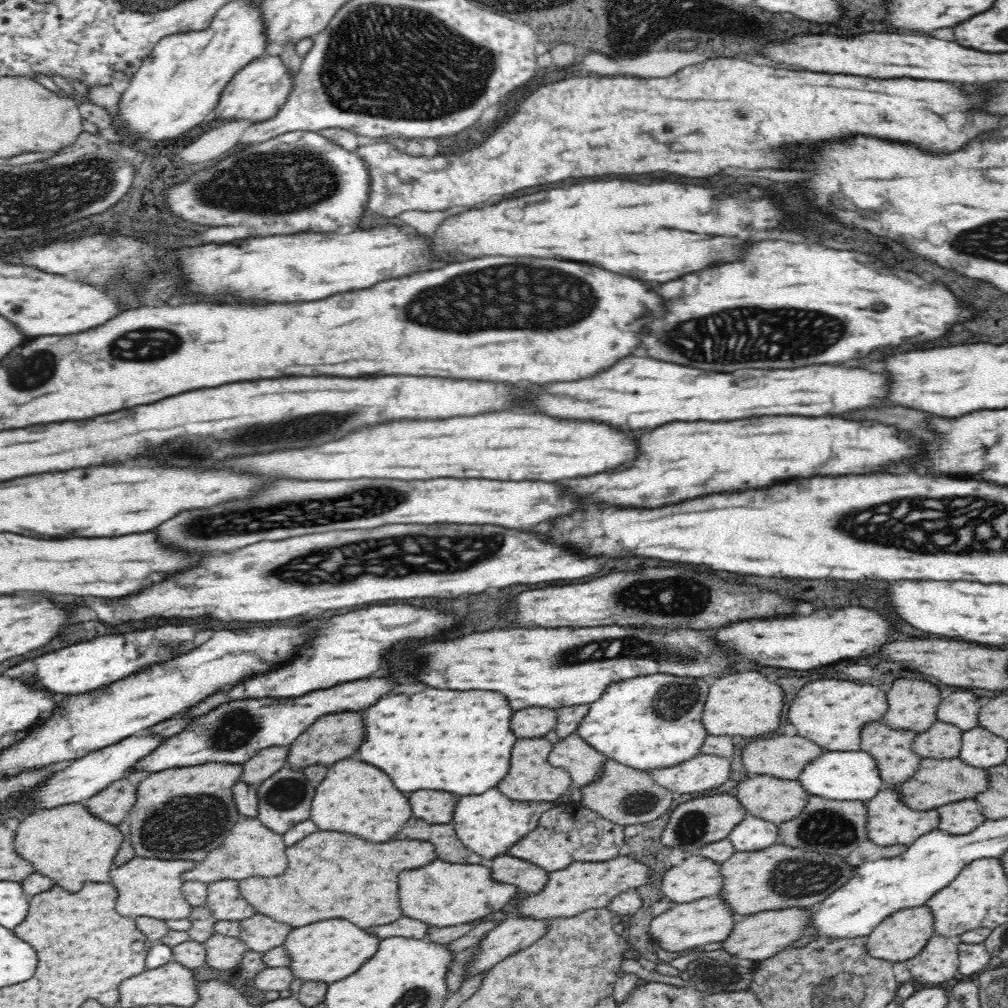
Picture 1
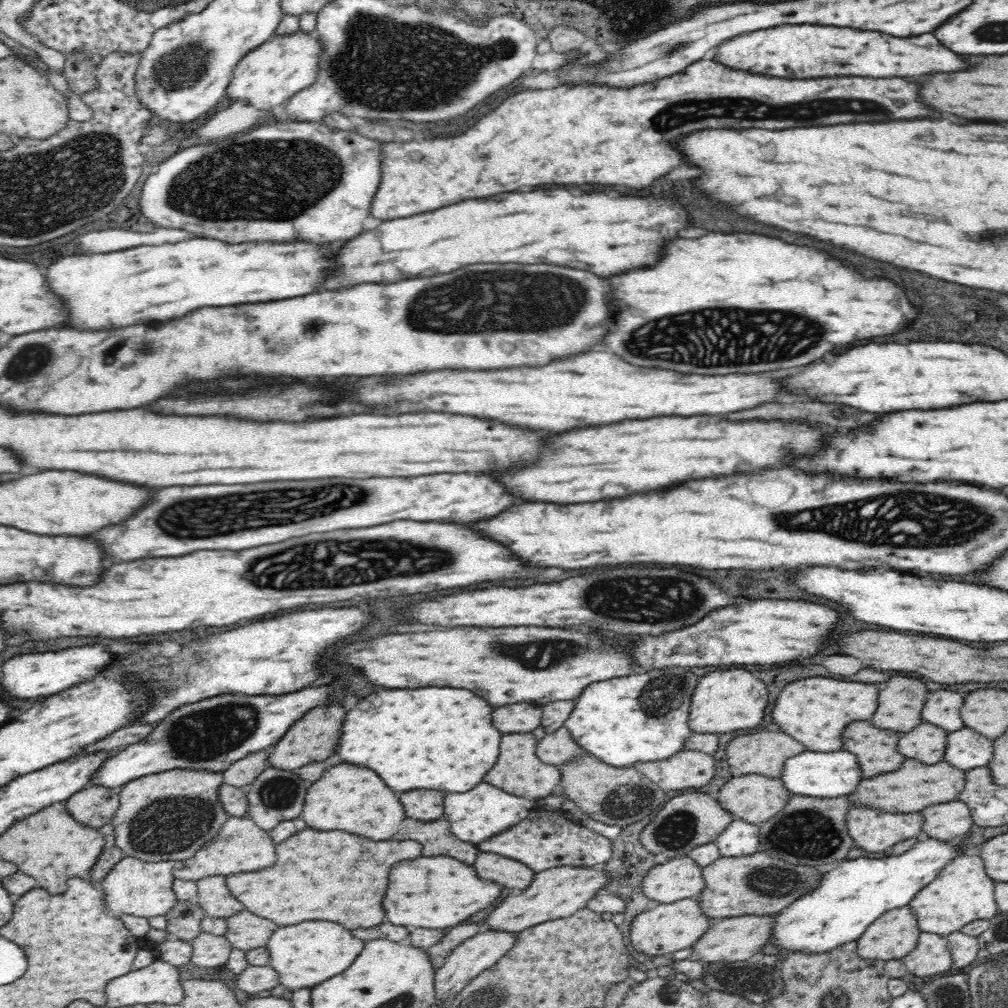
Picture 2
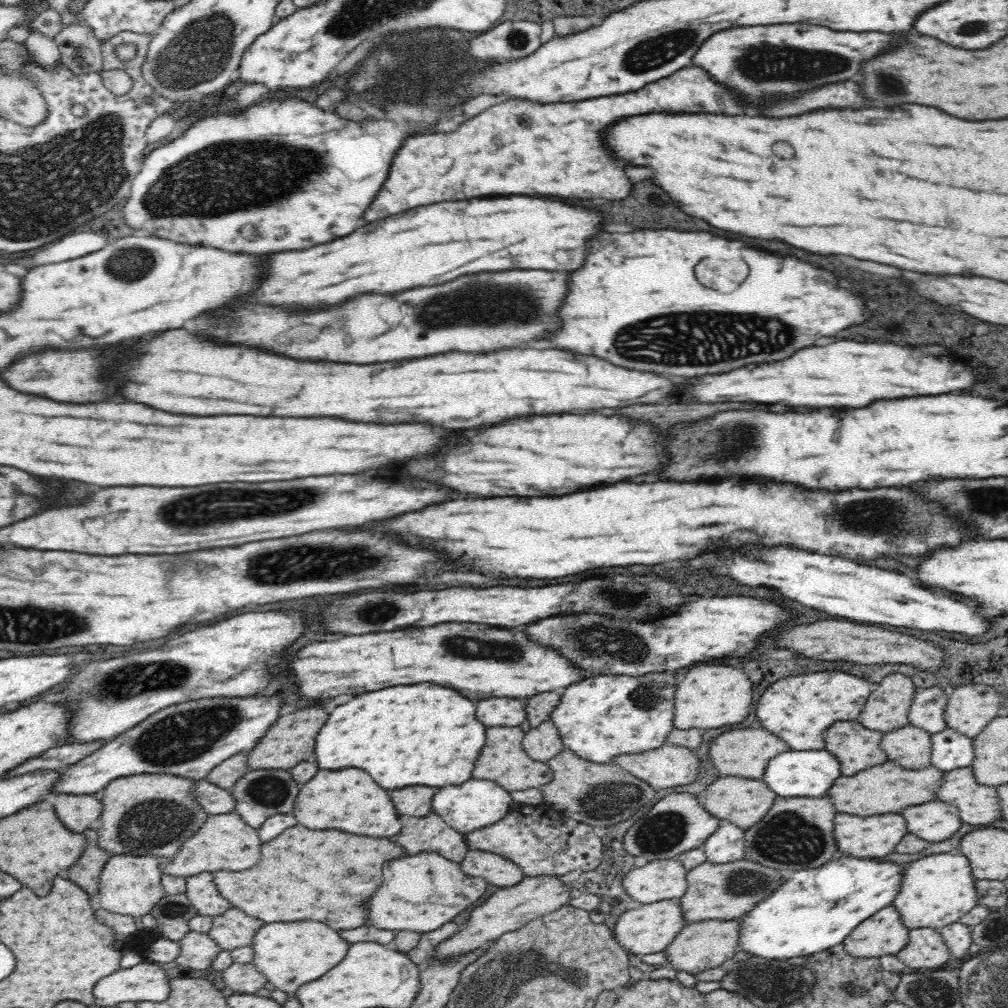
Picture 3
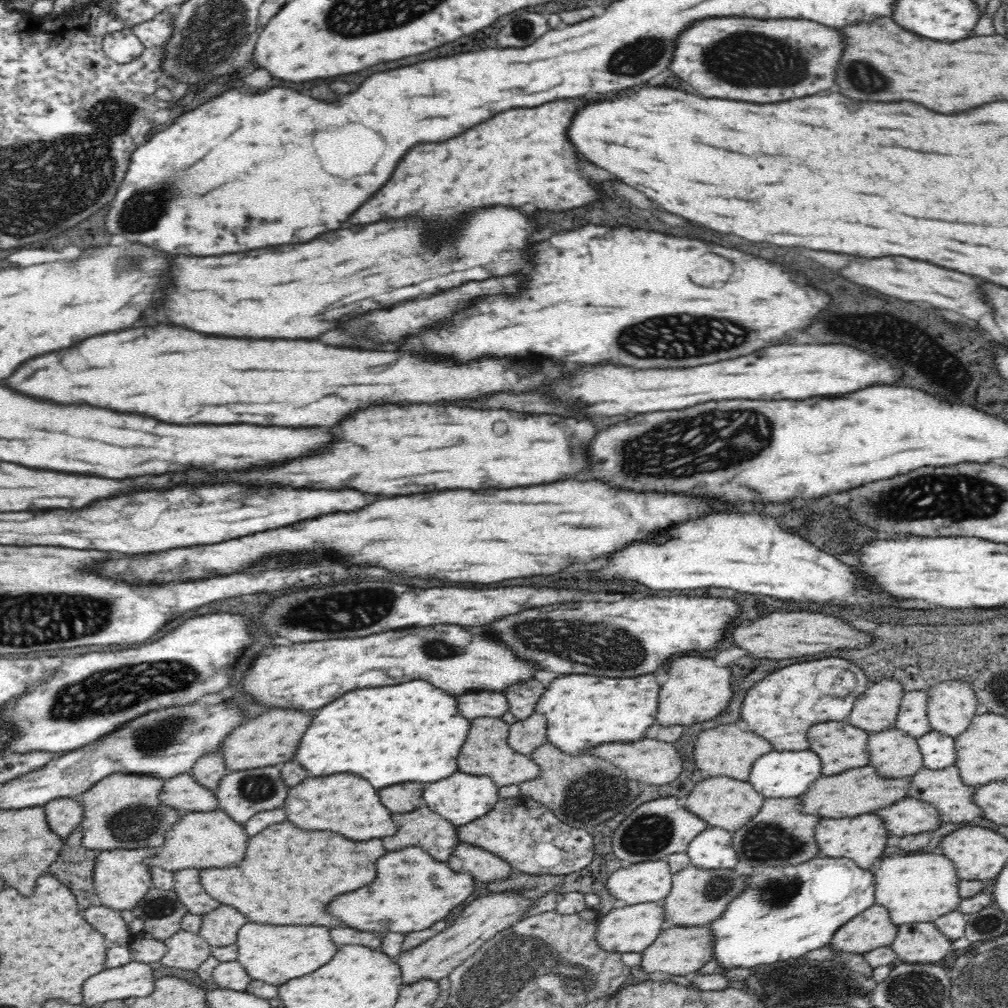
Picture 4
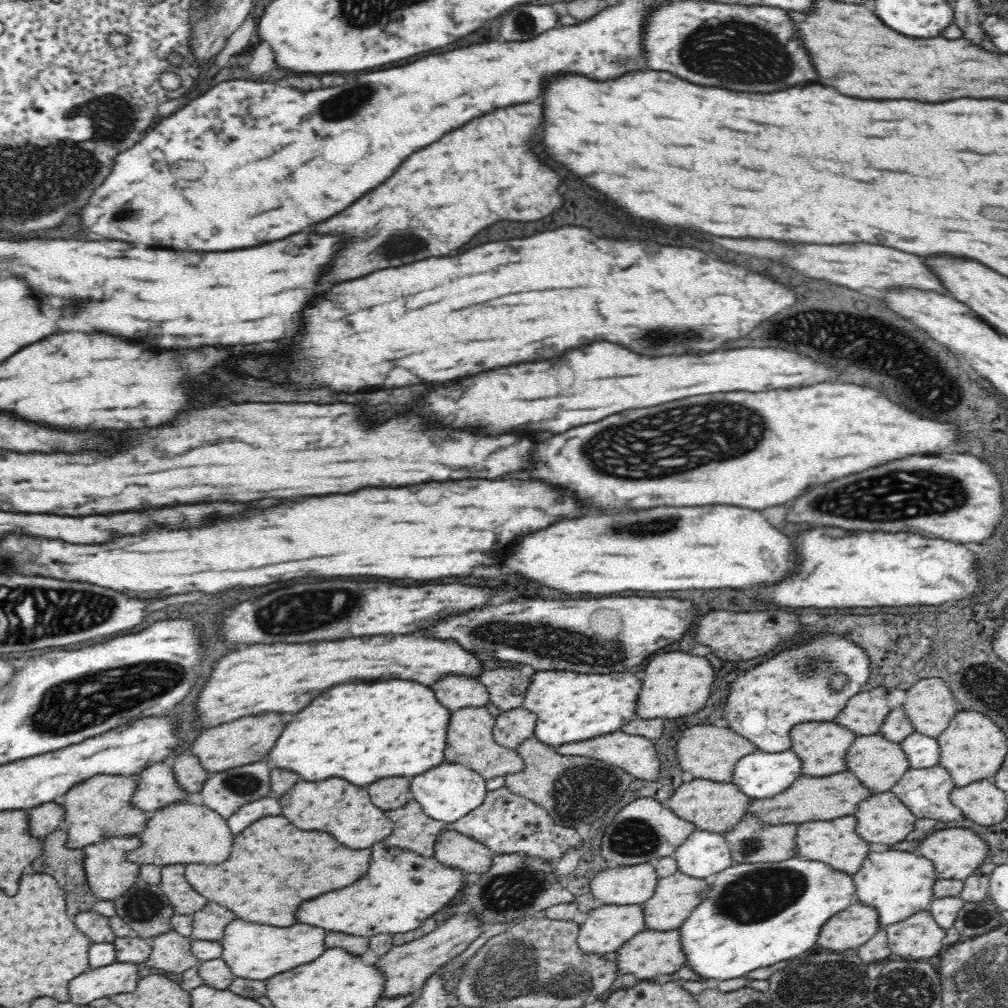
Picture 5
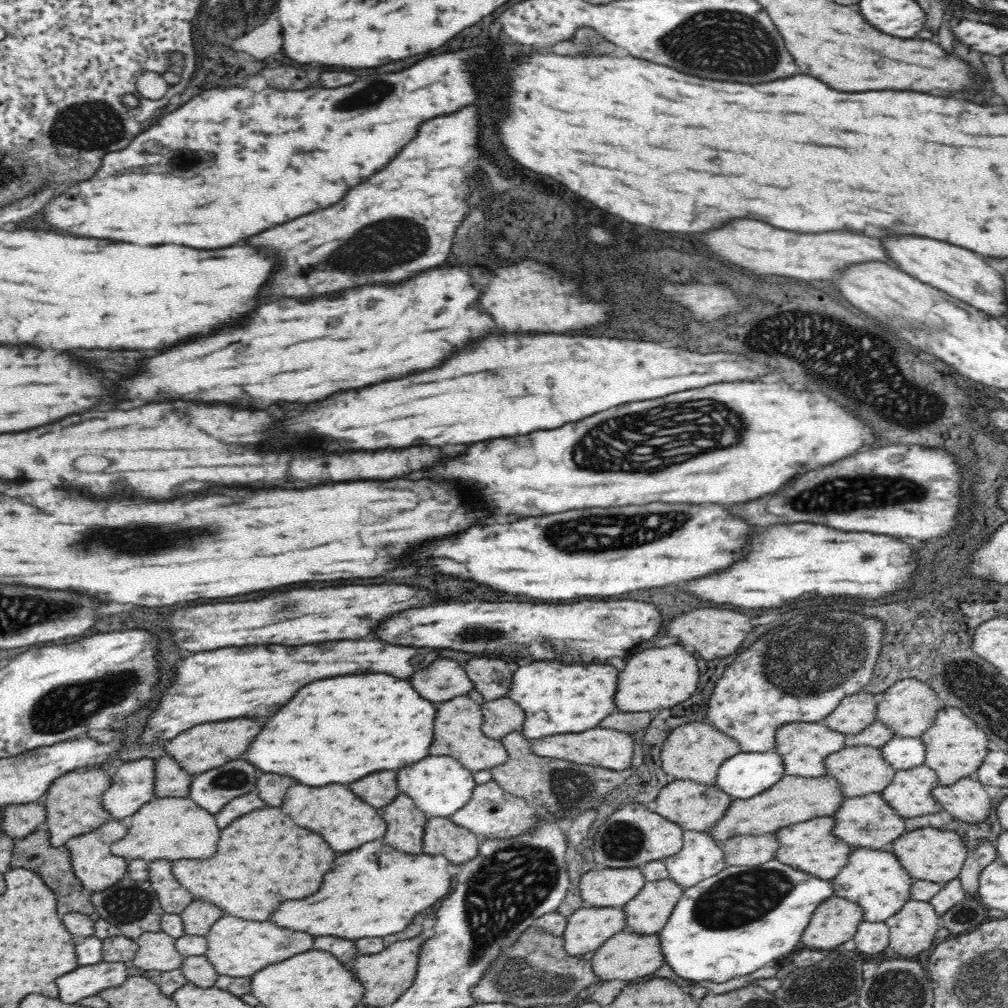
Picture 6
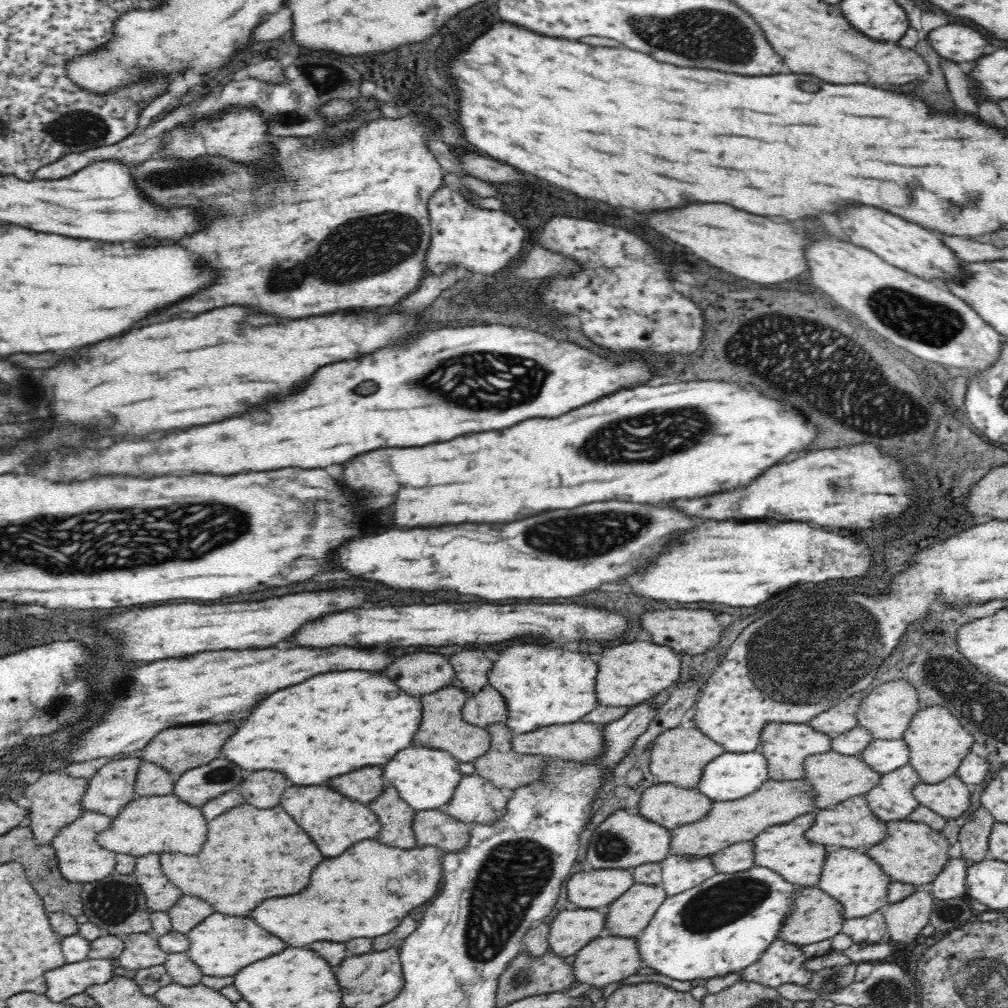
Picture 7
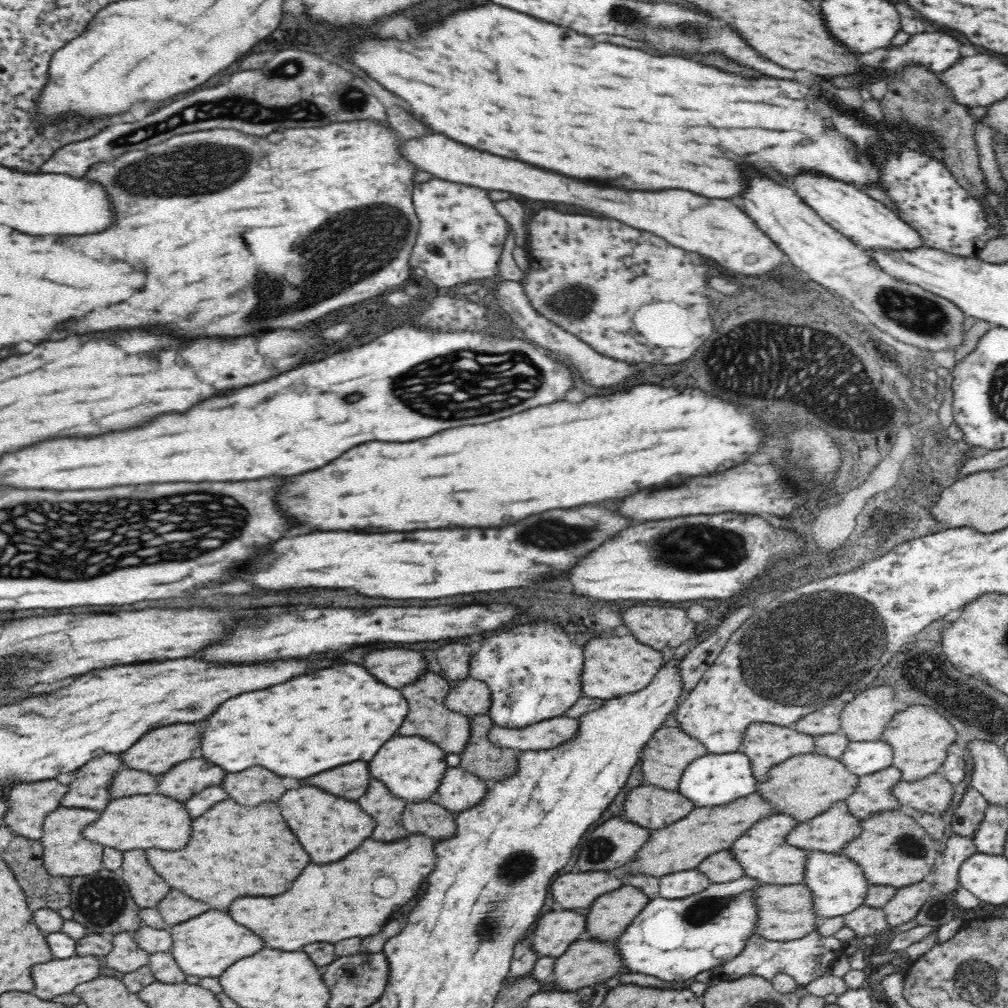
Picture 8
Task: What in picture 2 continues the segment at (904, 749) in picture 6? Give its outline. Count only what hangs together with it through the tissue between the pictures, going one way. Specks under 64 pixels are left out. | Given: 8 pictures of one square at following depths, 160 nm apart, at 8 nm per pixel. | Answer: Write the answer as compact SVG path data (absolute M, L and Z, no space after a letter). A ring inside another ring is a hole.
M967 727L947 734L946 762L960 770L972 770L989 766L995 753L994 742Z

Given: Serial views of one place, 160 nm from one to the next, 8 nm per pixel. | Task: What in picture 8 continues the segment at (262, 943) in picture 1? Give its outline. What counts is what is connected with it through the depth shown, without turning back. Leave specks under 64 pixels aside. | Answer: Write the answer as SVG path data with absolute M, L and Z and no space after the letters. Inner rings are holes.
M172 889L156 907L164 922L171 927L200 916L210 910L208 906L209 904L204 904L201 900L190 898L183 892Z

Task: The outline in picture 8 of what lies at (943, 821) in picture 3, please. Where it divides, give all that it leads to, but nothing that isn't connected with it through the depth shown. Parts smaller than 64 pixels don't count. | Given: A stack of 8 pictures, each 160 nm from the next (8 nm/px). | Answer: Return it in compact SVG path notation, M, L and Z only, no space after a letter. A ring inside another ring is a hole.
M846 801L835 802L826 812L801 822L787 836L788 844L808 851L840 853L852 839L861 835L861 819L851 814Z

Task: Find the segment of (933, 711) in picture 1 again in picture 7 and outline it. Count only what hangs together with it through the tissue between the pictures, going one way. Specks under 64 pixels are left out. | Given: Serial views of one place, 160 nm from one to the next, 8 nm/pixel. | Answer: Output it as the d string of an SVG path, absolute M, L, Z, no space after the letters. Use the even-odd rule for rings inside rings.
M855 697L850 700L840 701L833 708L818 714L809 725L814 730L819 730L831 736L839 735L858 726L858 710L861 700Z

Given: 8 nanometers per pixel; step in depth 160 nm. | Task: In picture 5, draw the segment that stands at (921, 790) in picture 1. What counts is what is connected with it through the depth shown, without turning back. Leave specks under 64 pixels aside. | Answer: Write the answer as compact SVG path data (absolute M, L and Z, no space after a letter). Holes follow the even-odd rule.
M850 769L824 777L802 775L798 781L792 784L790 790L772 798L753 799L747 814L757 814L763 822L768 824L831 821L833 818L840 818L844 815L854 815L858 810L858 805L875 794L876 792L871 792L868 787L862 785L858 781L858 777L850 772Z

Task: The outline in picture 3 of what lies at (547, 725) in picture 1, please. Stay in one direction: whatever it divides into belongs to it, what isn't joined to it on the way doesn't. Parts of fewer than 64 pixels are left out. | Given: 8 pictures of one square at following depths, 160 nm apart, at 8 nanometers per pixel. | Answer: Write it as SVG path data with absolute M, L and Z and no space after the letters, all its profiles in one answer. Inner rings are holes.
M491 698L476 704L476 716L484 726L520 727L527 719L528 704L515 698Z

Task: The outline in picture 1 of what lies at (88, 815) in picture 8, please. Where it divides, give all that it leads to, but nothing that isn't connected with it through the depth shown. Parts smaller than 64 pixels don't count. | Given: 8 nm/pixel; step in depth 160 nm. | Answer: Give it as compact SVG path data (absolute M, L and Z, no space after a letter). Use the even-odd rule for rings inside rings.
M134 857L111 870L111 883L118 889L116 910L122 916L158 918L159 920L186 920L193 906L183 895L183 874L192 870L197 862L191 860L162 860L161 858Z

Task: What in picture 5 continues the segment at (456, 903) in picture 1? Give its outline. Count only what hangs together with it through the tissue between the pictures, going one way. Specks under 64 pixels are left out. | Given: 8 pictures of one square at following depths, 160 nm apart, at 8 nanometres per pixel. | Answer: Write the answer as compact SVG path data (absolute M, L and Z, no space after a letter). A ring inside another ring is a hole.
M378 842L372 846L370 870L362 880L304 902L298 910L298 920L354 936L410 932L420 928L426 918L458 896L466 886L463 875L462 870L444 866L436 857L428 858L413 850L386 848Z

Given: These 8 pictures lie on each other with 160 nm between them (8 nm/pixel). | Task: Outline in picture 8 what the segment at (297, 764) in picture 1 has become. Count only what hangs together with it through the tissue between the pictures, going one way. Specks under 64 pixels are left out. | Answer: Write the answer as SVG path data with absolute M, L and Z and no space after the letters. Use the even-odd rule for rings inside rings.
M173 724L148 731L135 745L120 755L126 768L135 768L136 770L150 772L154 776L162 776L178 763L194 757L192 754L196 754L194 750L200 748L200 742L202 742L202 730L198 726L194 726L194 724Z

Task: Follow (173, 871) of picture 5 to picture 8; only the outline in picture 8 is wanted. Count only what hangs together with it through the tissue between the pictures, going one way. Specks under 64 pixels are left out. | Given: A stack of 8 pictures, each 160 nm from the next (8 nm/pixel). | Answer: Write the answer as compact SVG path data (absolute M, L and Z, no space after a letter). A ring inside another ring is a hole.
M127 850L123 854L120 869L132 898L142 909L156 907L172 890L171 886L153 869L145 850Z

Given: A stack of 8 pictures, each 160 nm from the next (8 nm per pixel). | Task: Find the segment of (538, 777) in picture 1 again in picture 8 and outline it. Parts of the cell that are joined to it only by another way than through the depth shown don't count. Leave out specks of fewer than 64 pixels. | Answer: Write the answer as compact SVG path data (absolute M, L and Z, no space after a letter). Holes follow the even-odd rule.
M428 672L418 682L402 688L402 694L408 701L410 714L405 718L406 722L400 728L402 736L419 736L439 745L447 754L461 754L471 739L471 719L464 714L452 713L446 706L445 698L452 688L452 682L448 682L442 676Z

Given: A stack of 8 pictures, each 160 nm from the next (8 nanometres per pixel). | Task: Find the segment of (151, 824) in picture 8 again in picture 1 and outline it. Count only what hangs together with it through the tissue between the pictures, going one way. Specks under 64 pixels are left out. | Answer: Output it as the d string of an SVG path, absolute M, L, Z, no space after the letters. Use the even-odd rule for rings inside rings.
M241 815L232 827L223 843L208 853L208 856L197 862L197 865L183 874L185 881L200 881L209 885L211 882L223 880L241 881L250 877L270 878L282 874L288 868L286 860L286 844L281 834L266 828L257 817Z

